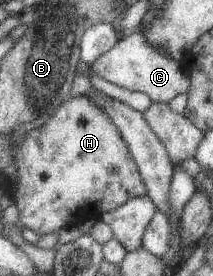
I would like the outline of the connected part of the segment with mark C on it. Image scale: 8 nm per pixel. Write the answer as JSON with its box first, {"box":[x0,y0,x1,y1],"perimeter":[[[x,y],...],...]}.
{"box":[89,30,189,103],"perimeter":[[[138,30],[118,38],[117,42],[107,49],[89,66],[93,75],[129,92],[146,94],[154,103],[166,103],[178,94],[185,94],[189,88],[189,77],[181,72],[180,63],[170,57],[164,57],[152,47]]]}

